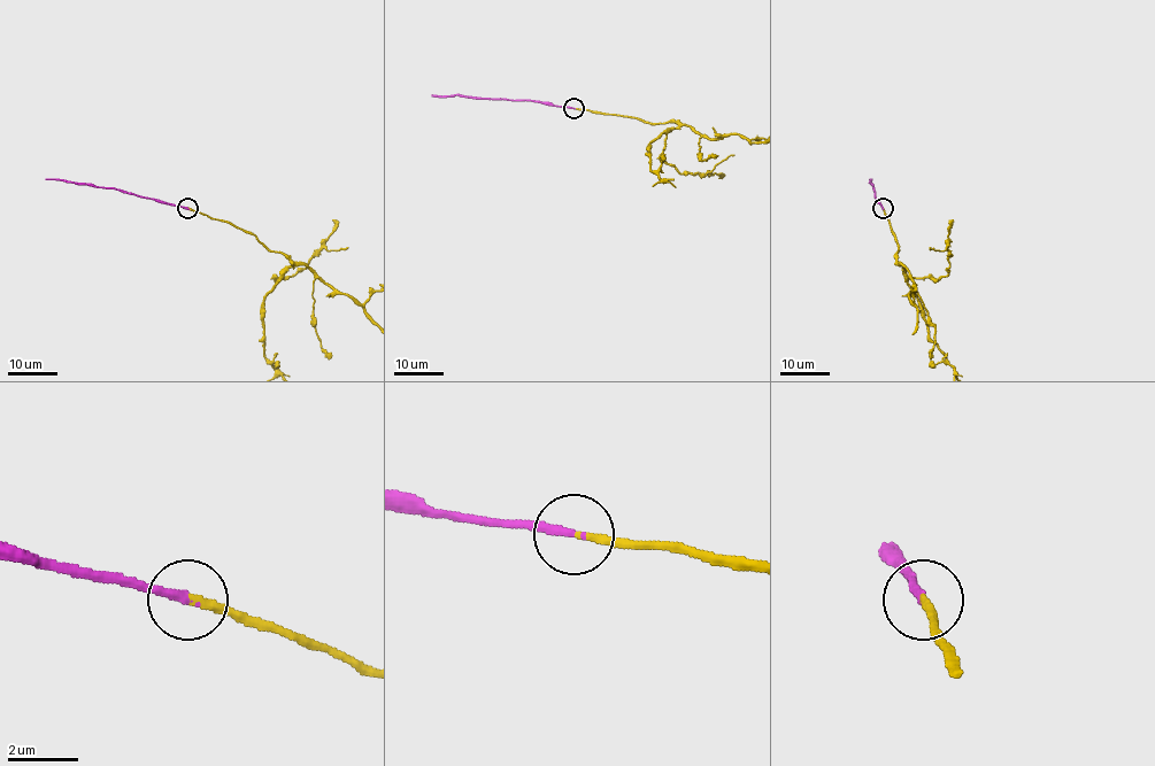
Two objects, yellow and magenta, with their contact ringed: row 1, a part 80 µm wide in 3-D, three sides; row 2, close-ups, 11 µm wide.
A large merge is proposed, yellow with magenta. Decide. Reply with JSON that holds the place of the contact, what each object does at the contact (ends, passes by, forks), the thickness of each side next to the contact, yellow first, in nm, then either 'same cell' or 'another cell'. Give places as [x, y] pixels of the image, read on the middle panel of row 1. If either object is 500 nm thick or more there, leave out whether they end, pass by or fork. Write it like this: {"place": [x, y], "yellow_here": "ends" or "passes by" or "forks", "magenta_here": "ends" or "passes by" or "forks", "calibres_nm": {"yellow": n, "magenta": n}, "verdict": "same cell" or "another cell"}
{"place": [574, 108], "yellow_here": "ends", "magenta_here": "ends", "calibres_nm": {"yellow": 220, "magenta": 240}, "verdict": "same cell"}

